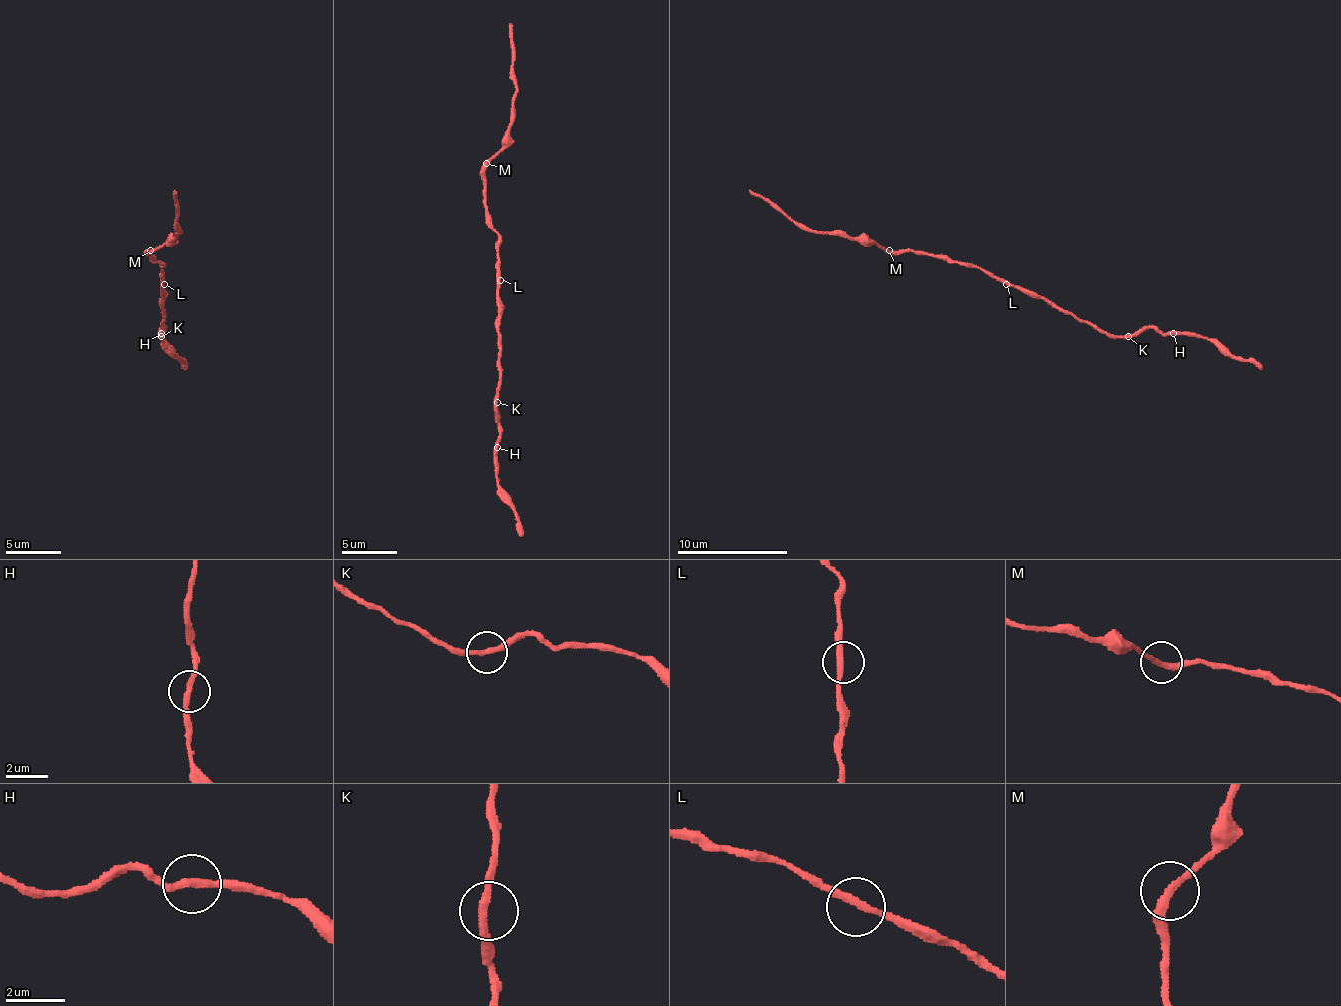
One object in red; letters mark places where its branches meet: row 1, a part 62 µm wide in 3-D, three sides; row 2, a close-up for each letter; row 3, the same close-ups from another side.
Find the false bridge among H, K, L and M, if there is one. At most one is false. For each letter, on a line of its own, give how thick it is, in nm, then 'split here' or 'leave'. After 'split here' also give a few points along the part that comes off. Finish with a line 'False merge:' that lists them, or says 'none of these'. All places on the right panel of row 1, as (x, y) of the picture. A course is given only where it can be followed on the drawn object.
H: 260 nm thick; leave
K: 260 nm thick; leave
L: 280 nm thick; leave
M: 280 nm thick; leave
False merge: none of these

